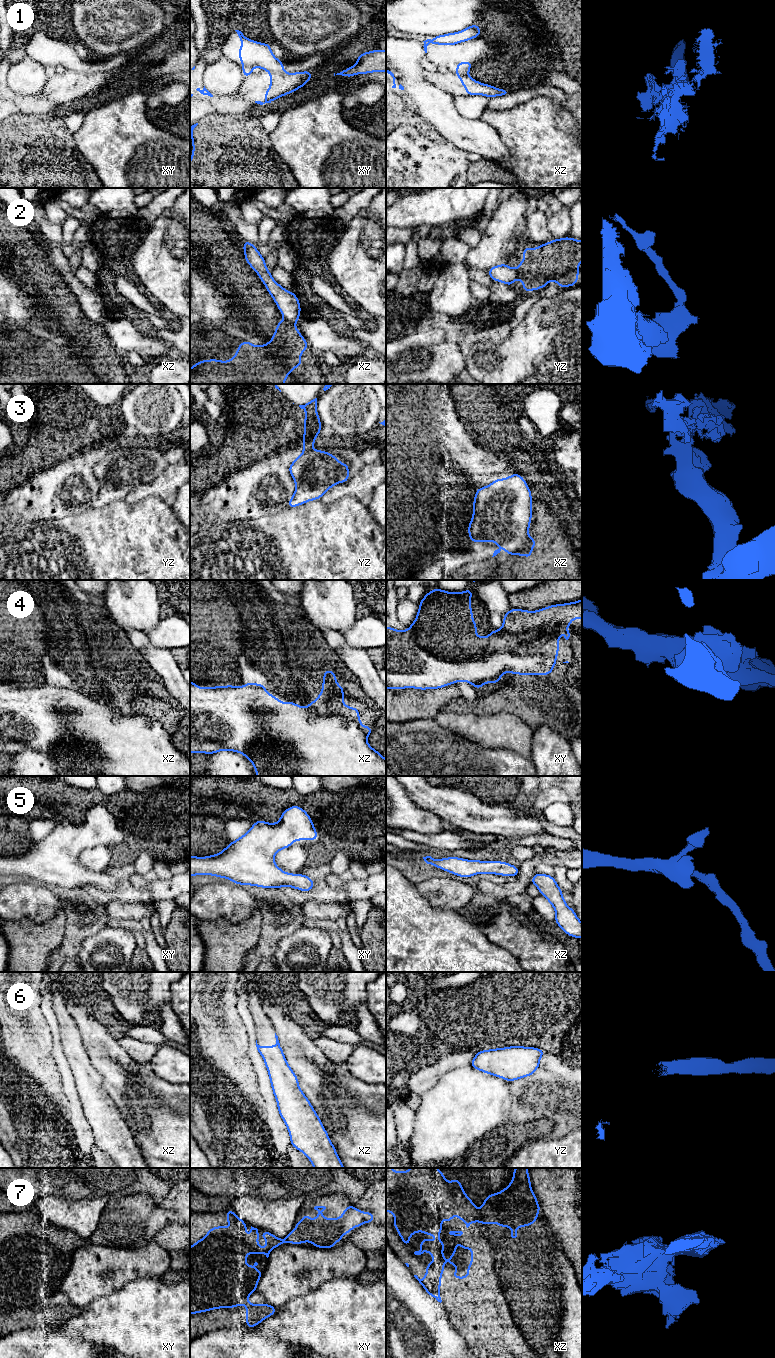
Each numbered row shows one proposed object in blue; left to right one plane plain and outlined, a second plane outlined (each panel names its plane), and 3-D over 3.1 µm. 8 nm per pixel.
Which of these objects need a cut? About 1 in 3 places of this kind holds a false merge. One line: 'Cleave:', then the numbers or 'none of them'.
Cleave: 1, 2, 7

